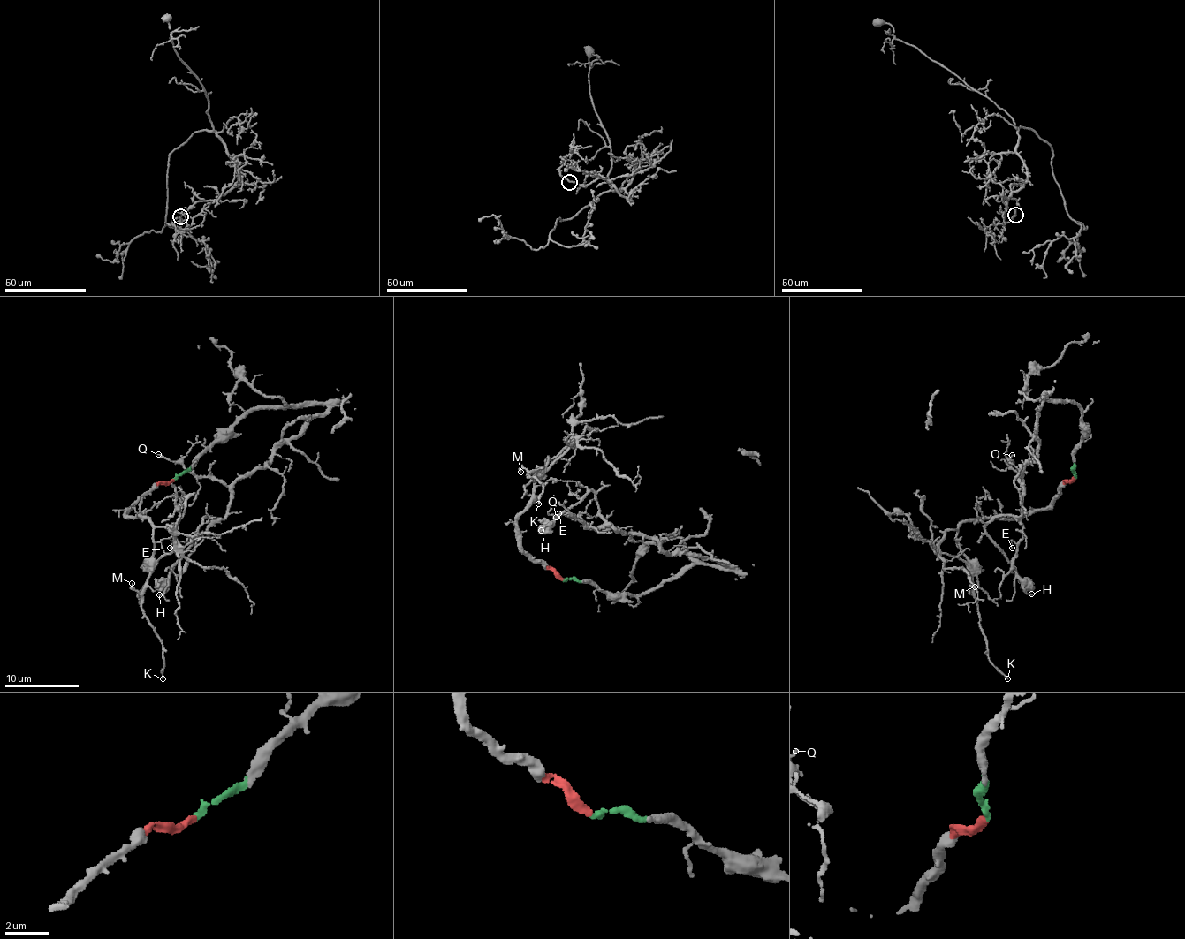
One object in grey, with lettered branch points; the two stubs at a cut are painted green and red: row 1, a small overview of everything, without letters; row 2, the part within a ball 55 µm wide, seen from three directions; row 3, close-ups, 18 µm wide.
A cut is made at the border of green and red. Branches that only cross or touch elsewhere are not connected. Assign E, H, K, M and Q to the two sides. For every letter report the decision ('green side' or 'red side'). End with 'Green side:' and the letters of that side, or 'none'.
E: green side
H: green side
K: red side
M: red side
Q: green side
Green side: E, H, Q

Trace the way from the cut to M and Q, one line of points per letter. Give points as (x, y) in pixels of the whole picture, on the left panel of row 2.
M: (173, 480), (157, 485), (125, 512), (150, 521), (154, 543), (148, 585), (140, 592), (132, 583)
Q: (173, 480), (246, 415), (264, 407), (326, 406), (260, 468), (229, 485), (198, 478), (157, 455)

